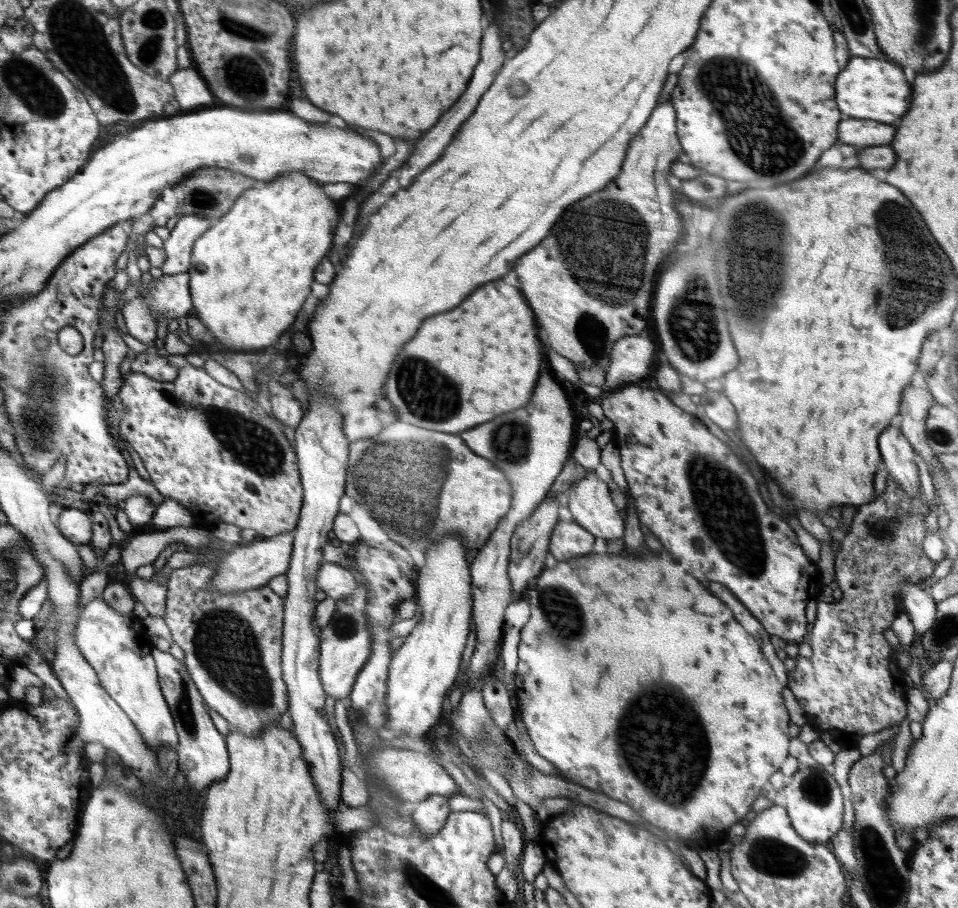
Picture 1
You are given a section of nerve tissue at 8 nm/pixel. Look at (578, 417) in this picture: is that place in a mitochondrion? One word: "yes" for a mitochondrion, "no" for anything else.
no

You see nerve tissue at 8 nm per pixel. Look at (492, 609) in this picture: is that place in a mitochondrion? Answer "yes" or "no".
no

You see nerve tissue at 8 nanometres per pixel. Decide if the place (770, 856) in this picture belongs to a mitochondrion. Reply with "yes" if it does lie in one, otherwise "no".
yes

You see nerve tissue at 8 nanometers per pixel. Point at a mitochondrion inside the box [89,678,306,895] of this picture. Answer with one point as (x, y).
(183, 707)

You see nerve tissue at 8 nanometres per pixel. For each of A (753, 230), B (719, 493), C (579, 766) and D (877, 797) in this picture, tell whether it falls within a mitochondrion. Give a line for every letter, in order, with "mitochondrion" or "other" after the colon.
A: mitochondrion
B: mitochondrion
C: other
D: other

